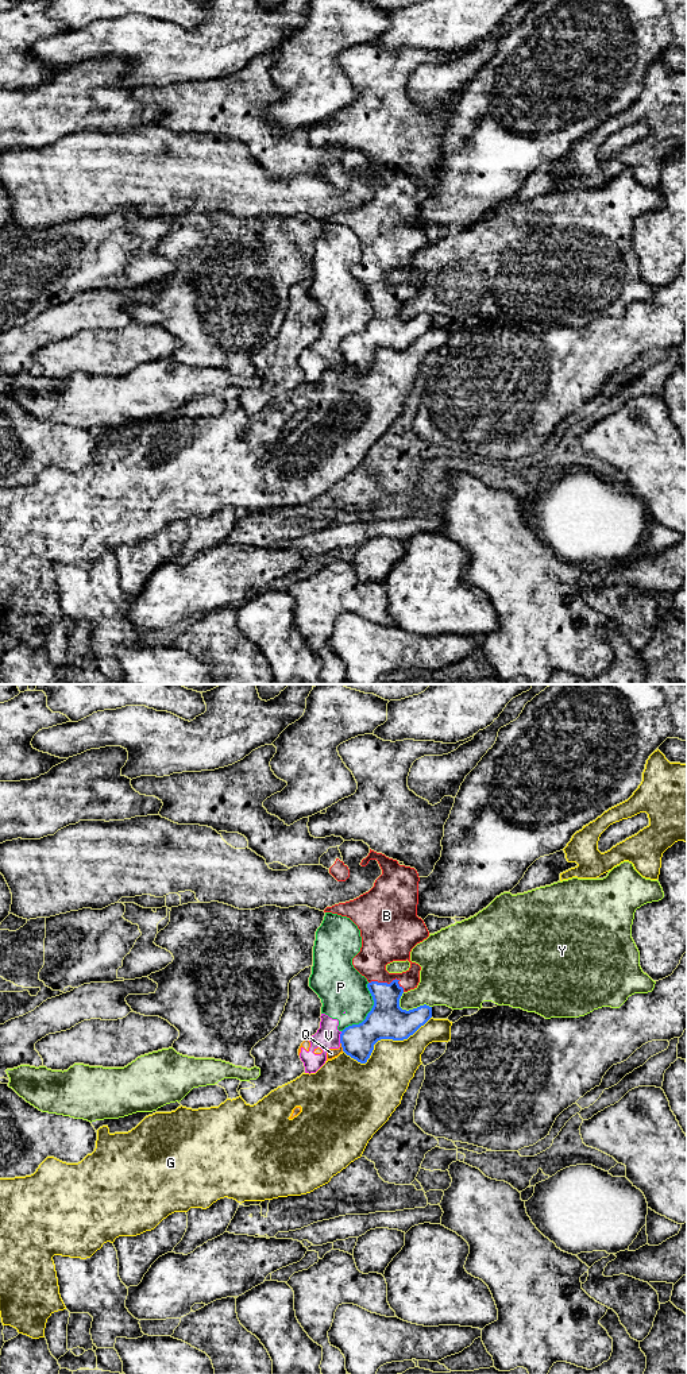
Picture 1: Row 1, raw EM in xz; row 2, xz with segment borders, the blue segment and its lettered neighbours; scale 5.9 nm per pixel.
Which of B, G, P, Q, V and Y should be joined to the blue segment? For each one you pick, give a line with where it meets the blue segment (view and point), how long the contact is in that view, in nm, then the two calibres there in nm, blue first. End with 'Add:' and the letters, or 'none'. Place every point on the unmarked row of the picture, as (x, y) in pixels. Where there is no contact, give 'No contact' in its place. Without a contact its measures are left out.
B: Touches blue at xz (390, 292). Shared border 220 nm. Thickness 220 nm (blue) against 260 nm
Add: B

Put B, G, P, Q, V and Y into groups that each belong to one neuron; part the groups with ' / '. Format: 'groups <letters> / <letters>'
groups B / G / P Q V / Y

